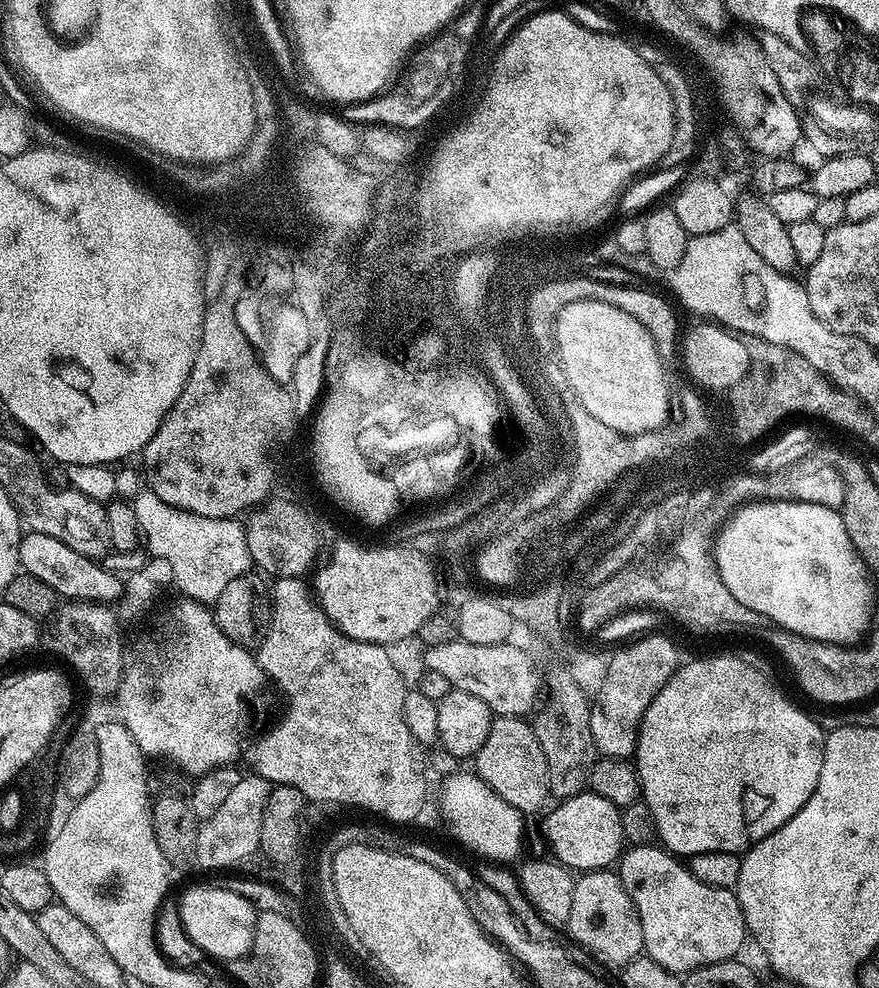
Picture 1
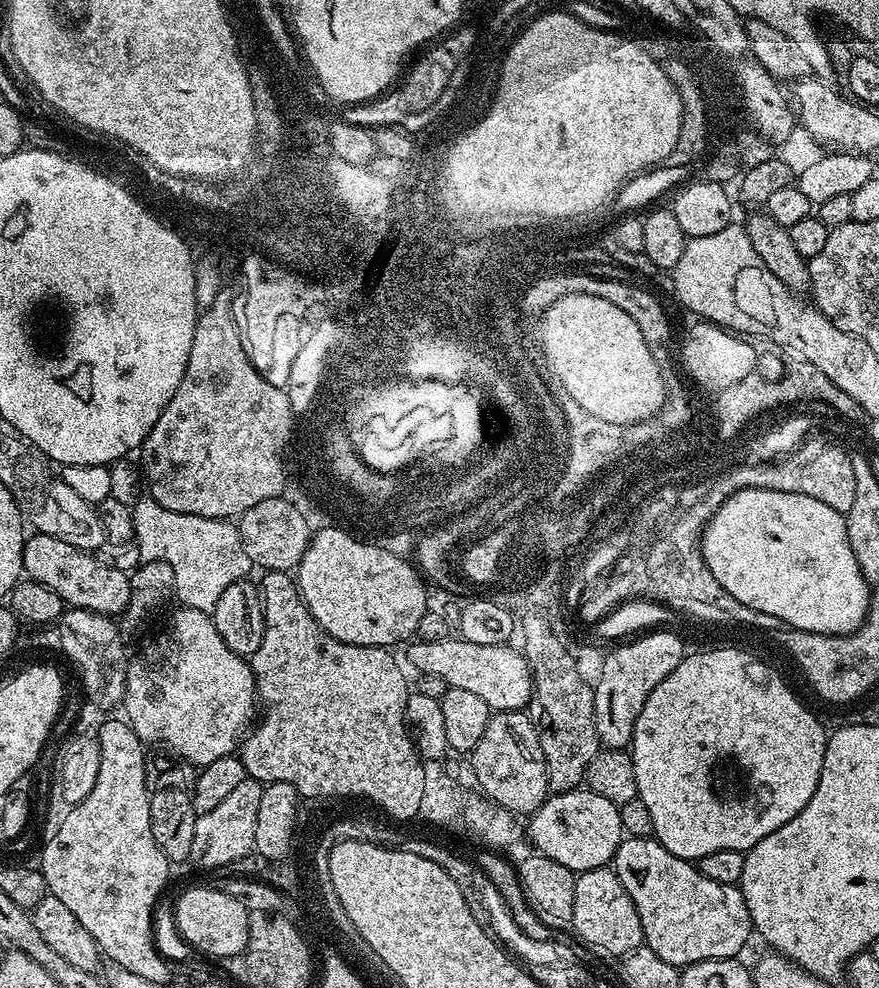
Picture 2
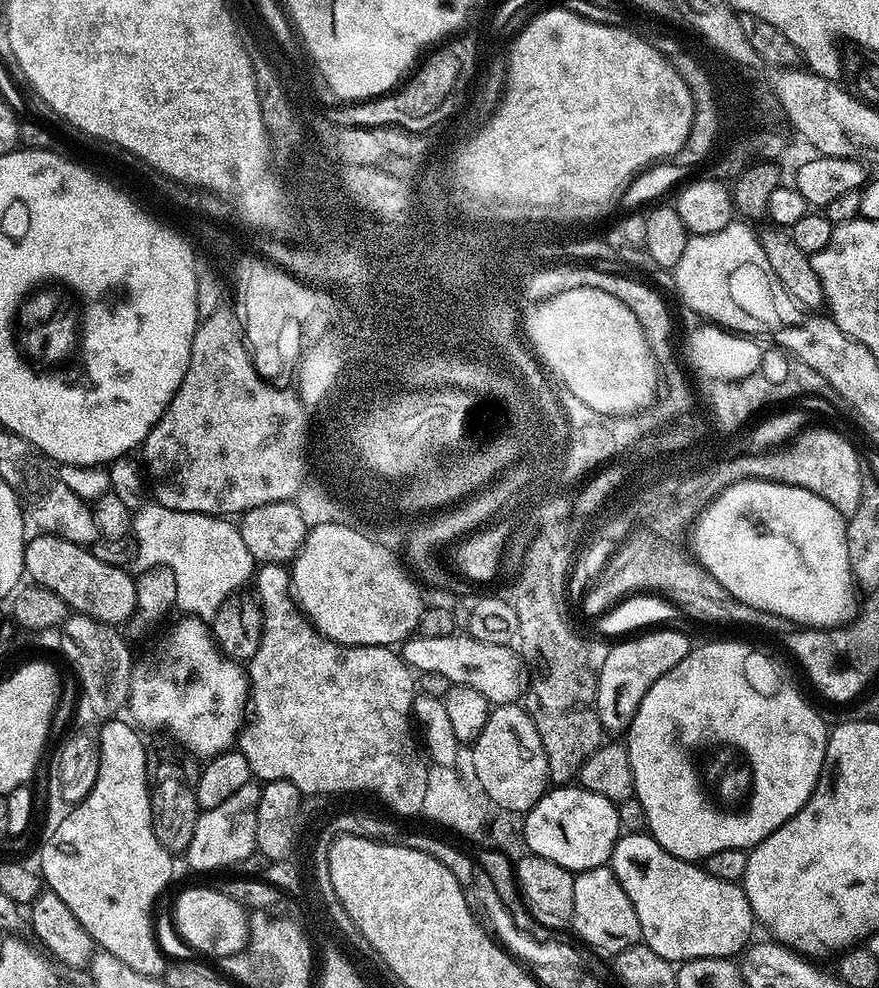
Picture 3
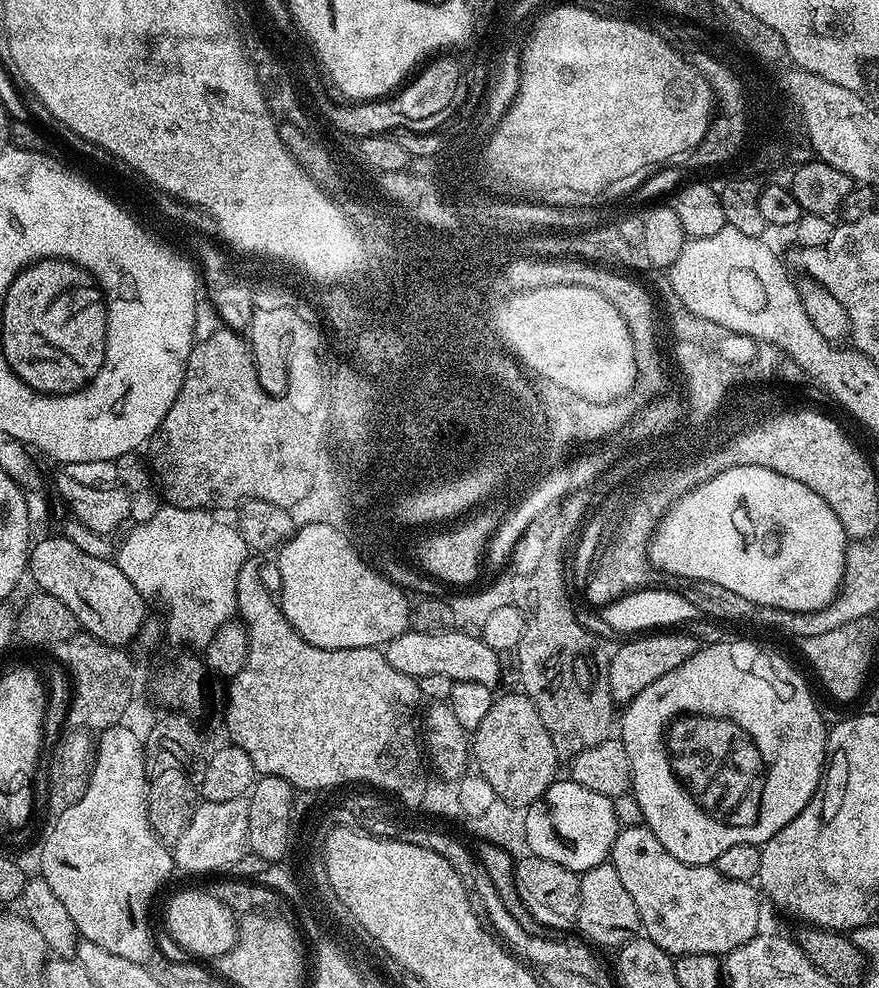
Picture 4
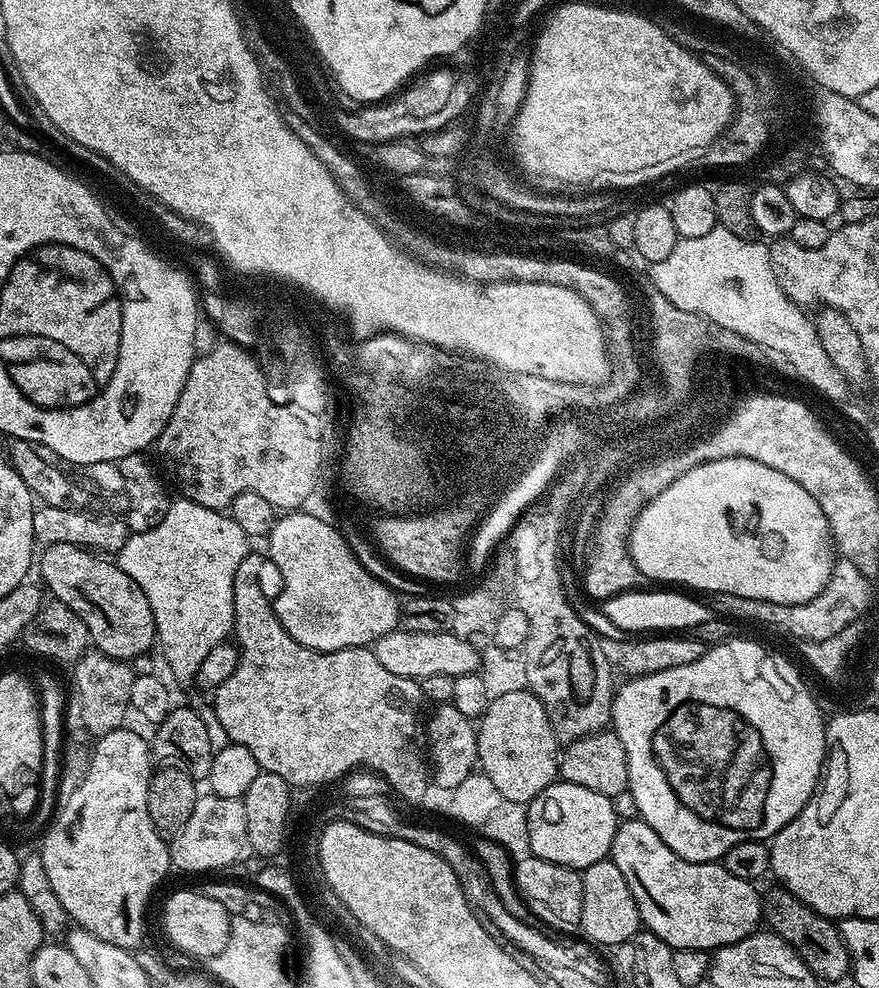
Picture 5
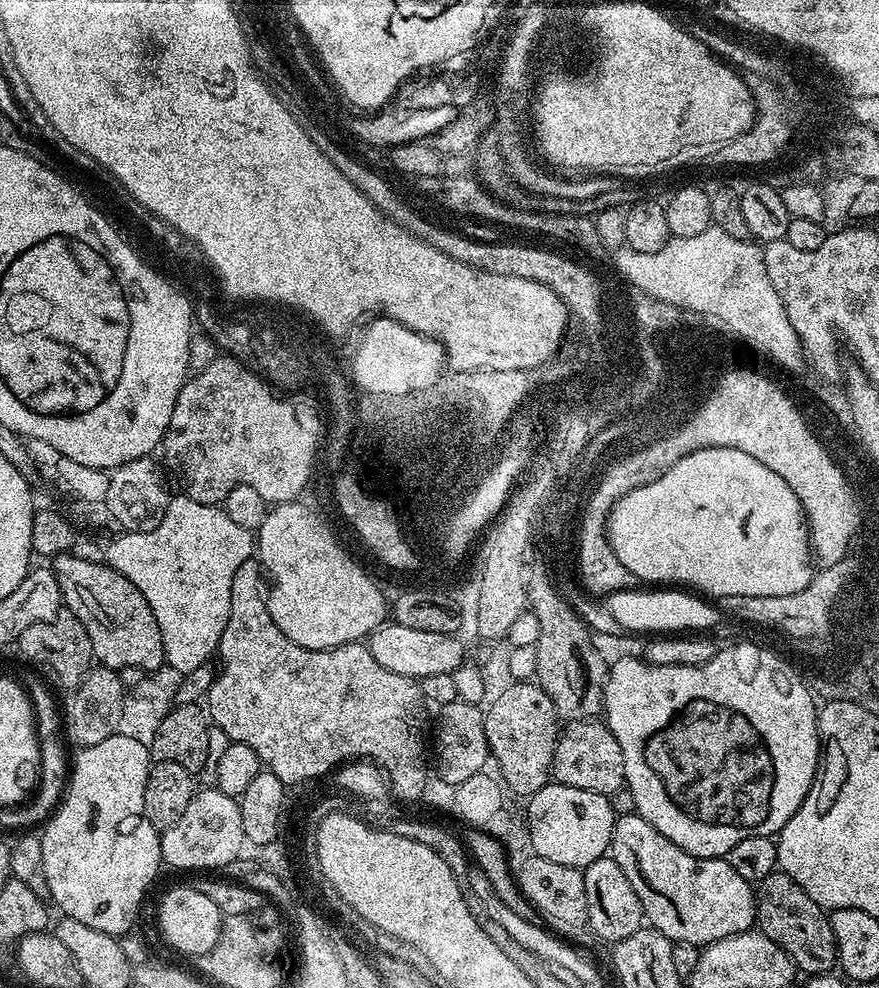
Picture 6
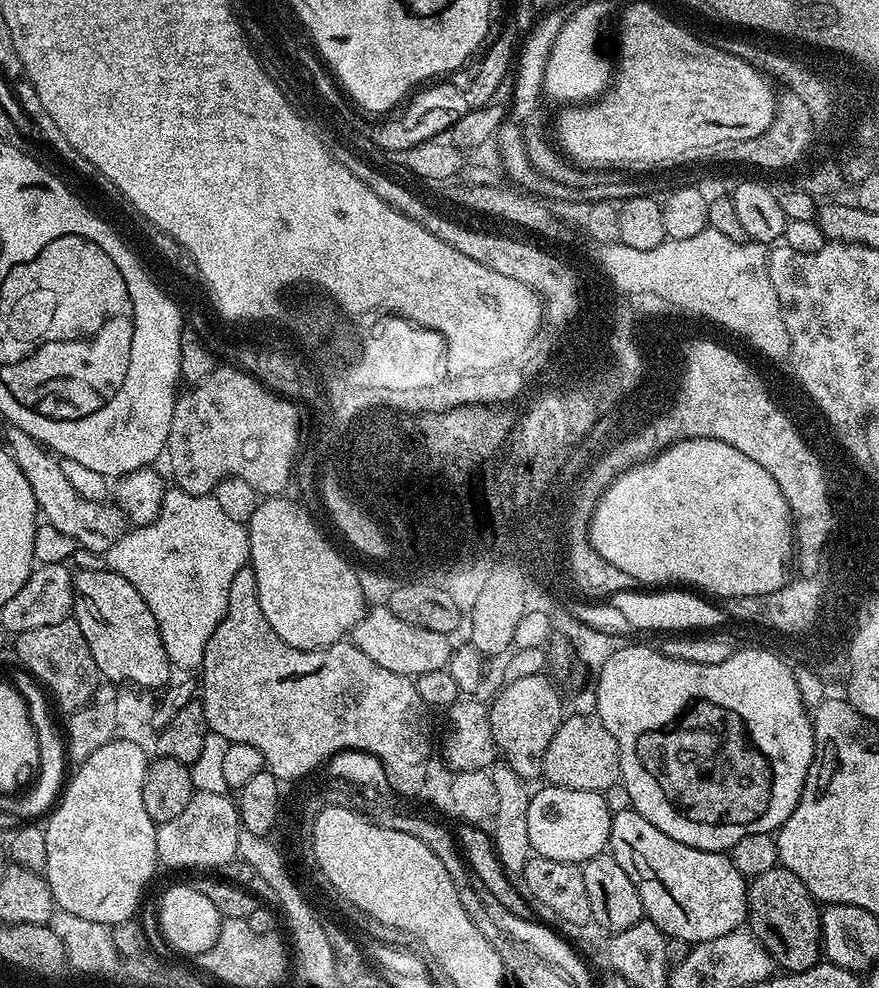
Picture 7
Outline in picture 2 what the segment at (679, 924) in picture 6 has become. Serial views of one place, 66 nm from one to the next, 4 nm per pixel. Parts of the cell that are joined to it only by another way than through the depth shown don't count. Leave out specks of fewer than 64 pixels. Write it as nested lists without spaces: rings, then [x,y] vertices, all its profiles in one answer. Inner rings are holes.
[[[655,838],[621,839],[614,871],[642,918],[644,944],[665,962],[687,966],[703,960],[731,960],[741,955],[748,935],[753,935],[752,919],[737,885],[710,882],[693,861],[670,854]]]

